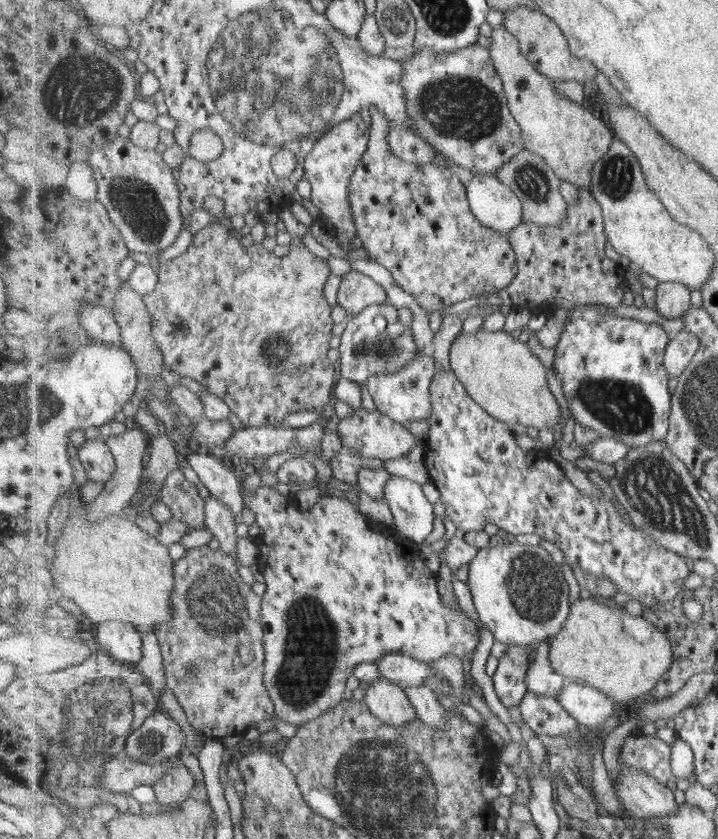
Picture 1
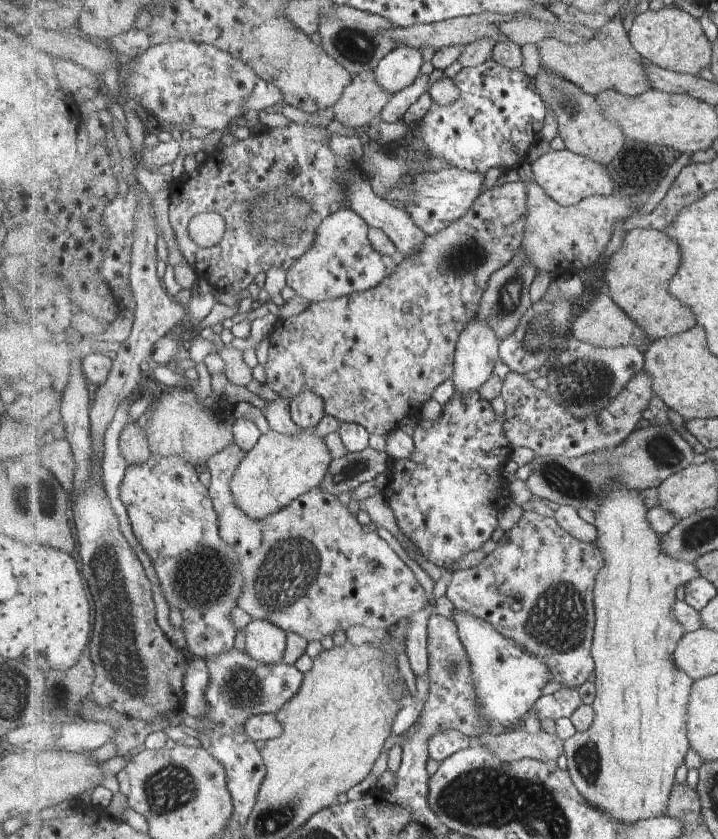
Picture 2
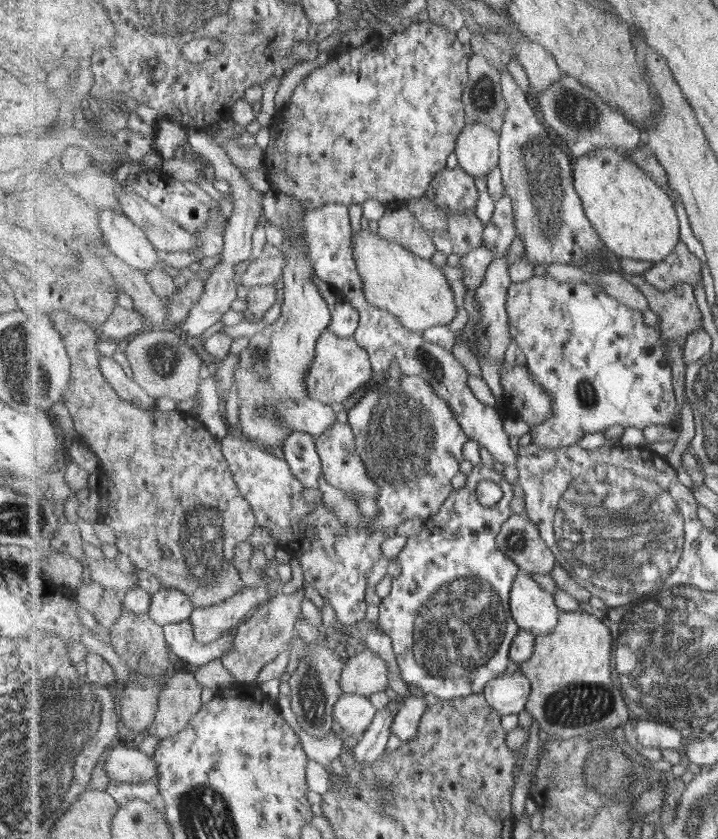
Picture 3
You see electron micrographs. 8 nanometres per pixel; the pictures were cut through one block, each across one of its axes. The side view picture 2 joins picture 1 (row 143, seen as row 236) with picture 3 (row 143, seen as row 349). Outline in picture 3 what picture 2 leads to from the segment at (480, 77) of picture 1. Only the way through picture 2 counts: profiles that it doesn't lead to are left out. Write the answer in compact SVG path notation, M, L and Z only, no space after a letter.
M433 21L411 24L405 32L395 33L387 38L382 37L378 31L373 31L366 37L365 44L361 48L351 49L345 52L333 62L329 62L315 70L301 81L294 89L290 98L290 104L286 105L281 118L277 118L277 125L271 132L271 140L265 150L263 167L267 181L276 193L284 193L295 198L307 209L316 209L329 203L363 204L370 199L377 199L383 204L394 205L395 203L407 202L413 199L421 199L427 193L433 182L433 178L447 168L447 158L455 153L457 140L465 126L470 122L464 109L464 90L469 80L469 64L472 62L473 48L471 44L465 44L459 40L456 32L443 28L443 25Z

